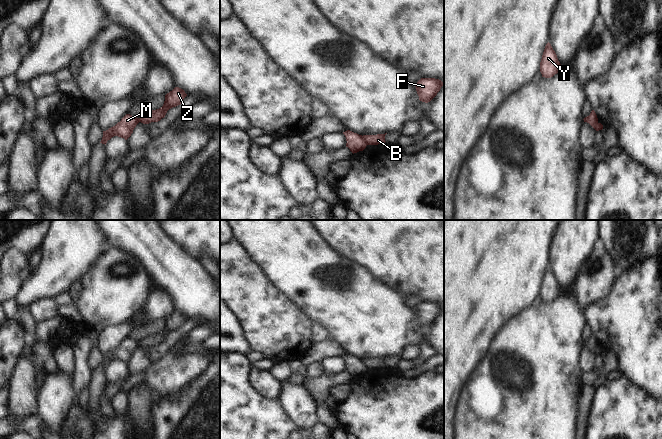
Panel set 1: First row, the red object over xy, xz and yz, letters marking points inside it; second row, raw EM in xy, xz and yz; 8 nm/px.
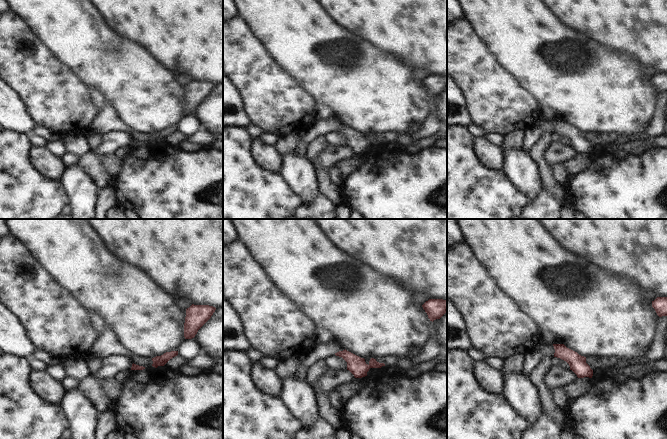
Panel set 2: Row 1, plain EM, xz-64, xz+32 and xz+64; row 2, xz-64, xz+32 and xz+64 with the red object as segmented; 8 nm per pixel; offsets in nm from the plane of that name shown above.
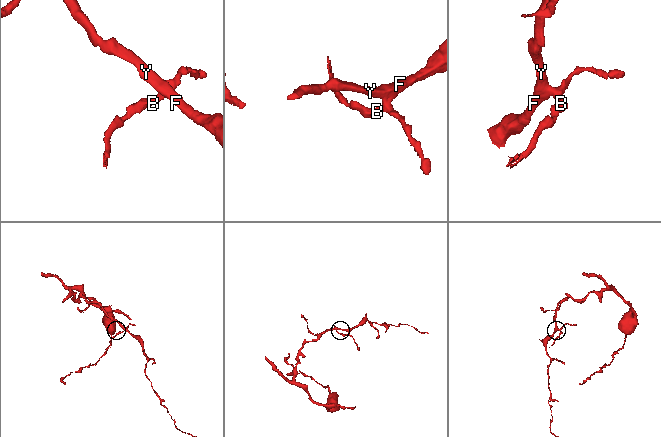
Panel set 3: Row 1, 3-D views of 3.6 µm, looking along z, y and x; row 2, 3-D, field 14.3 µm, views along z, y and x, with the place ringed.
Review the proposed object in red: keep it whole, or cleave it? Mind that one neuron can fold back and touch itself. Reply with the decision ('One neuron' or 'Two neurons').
Two neurons.

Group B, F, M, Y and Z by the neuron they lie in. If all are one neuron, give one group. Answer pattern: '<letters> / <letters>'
B F Y Z / M

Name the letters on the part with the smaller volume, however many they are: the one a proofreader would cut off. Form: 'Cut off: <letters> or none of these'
Cut off: M.

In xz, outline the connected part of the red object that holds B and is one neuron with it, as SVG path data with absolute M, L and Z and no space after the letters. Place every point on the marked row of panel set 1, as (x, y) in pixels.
M377 134L377 135L363 135L363 139L367 145L378 145L380 143L385 143L385 134Z

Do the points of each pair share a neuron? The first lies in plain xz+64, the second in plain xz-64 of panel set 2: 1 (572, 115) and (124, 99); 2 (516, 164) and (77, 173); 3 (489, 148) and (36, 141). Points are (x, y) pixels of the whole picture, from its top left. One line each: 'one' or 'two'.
1: one
2: one
3: two

